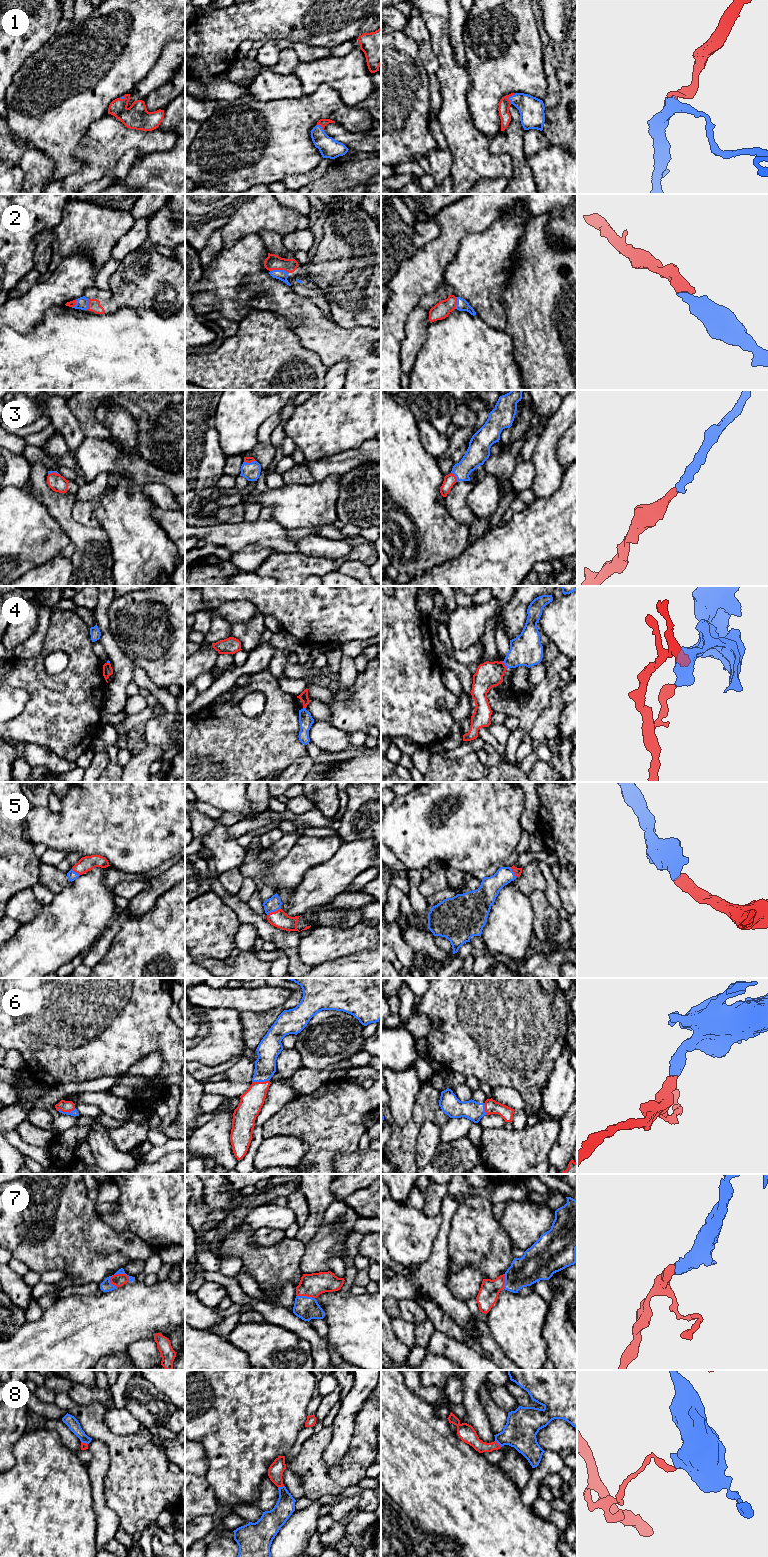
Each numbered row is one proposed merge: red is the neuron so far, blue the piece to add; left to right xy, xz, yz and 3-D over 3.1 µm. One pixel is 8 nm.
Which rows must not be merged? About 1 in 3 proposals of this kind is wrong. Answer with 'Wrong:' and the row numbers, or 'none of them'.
Wrong: 4, 8

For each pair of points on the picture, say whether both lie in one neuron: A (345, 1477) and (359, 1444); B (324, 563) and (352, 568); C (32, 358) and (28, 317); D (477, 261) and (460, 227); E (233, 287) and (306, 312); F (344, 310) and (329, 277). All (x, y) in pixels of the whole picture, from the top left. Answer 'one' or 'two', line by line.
A: one
B: two
C: two
D: two
E: one
F: one

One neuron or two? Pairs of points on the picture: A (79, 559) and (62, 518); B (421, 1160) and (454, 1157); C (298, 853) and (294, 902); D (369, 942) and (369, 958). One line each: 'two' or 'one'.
A: one
B: two
C: two
D: two

